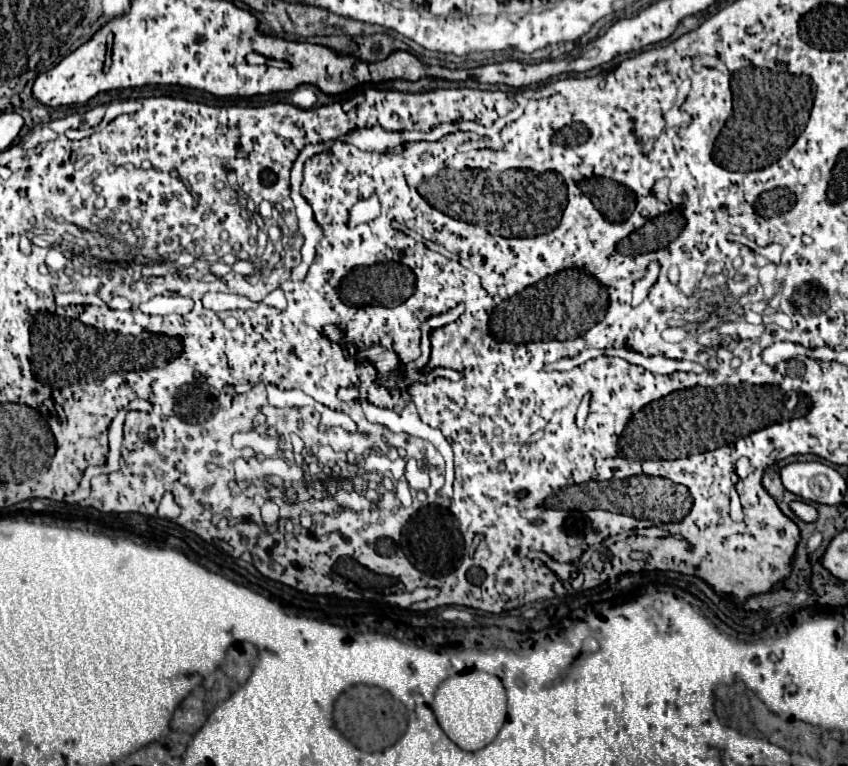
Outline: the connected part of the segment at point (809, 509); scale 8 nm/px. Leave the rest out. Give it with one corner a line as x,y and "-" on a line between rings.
793,502
791,504
791,510
805,522
815,522
817,520
817,510
811,506
811,504
805,504
805,502

